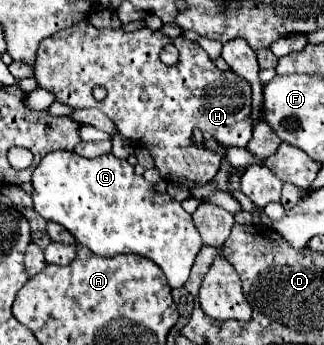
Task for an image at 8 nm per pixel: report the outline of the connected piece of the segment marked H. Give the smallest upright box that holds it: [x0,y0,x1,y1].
[33,19,251,189]

